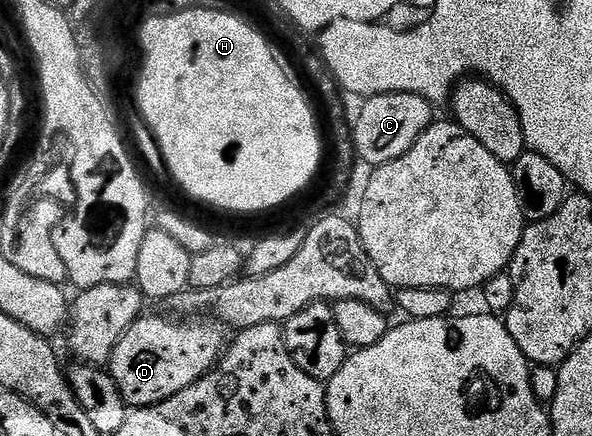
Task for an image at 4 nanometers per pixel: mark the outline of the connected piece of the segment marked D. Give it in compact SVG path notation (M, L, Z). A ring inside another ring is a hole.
M140 317L111 351L109 373L132 407L157 407L169 397L189 389L211 372L225 350L224 328L211 317L191 317L186 321Z

